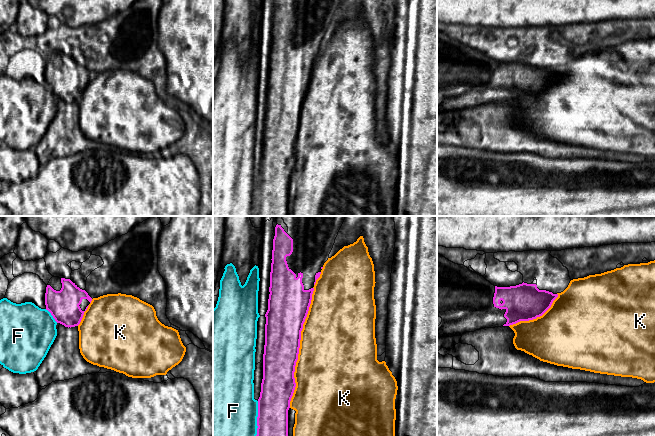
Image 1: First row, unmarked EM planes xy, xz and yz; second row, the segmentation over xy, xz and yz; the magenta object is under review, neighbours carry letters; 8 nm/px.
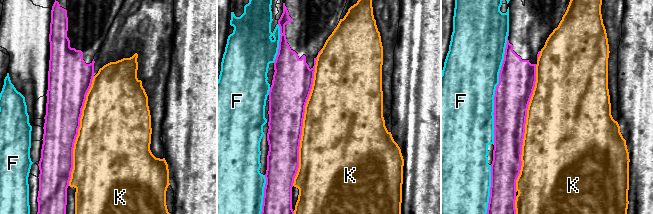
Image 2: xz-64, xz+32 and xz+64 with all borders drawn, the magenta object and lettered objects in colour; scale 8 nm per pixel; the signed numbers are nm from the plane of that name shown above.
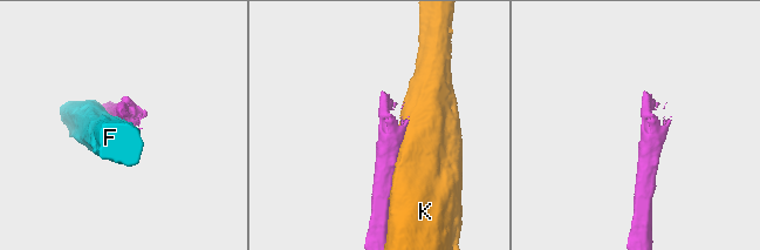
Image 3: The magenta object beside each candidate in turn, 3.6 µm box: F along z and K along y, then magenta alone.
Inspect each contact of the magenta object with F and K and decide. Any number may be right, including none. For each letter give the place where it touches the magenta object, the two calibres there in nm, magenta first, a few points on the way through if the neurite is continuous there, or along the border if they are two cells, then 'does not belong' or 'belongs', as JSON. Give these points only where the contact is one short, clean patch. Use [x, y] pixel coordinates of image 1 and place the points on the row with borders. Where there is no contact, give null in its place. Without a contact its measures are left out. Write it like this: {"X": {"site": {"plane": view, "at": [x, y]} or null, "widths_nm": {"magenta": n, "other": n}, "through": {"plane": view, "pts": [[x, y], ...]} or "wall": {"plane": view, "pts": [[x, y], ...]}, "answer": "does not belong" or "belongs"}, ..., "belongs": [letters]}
{"F": {"site": {"plane": "xz", "at": [257, 418]}, "widths_nm": {"magenta": 260, "other": 440}, "answer": "does not belong"}, "K": {"site": {"plane": "xz", "at": [299, 347]}, "widths_nm": {"magenta": 300, "other": 500}, "answer": "does not belong"}, "belongs": []}

